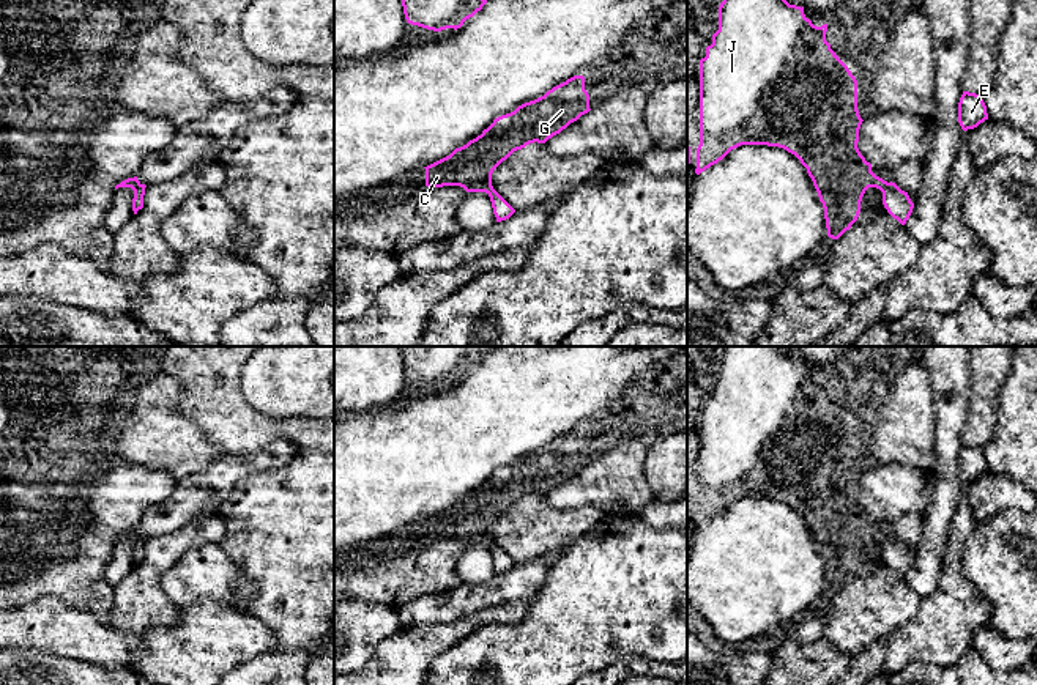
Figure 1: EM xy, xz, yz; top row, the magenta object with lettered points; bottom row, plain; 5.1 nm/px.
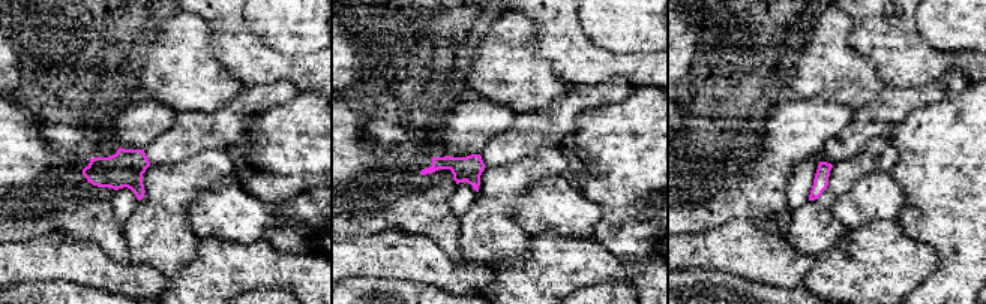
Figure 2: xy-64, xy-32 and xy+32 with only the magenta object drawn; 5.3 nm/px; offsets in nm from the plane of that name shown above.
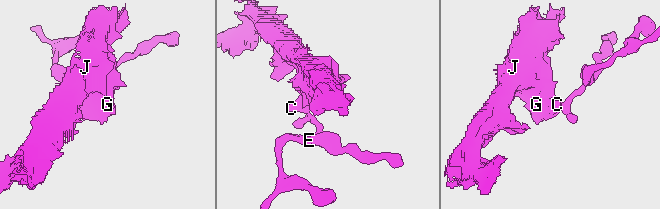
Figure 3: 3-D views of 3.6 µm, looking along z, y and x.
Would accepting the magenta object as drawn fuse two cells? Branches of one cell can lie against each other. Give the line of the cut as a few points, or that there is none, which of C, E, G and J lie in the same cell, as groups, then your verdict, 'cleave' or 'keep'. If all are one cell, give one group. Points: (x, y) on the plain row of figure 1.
cut in yz along (888, 536), (883, 545); C G J / E; cleave

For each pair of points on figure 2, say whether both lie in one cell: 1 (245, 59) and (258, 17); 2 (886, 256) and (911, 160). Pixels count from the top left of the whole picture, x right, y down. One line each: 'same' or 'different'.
1: different
2: different

